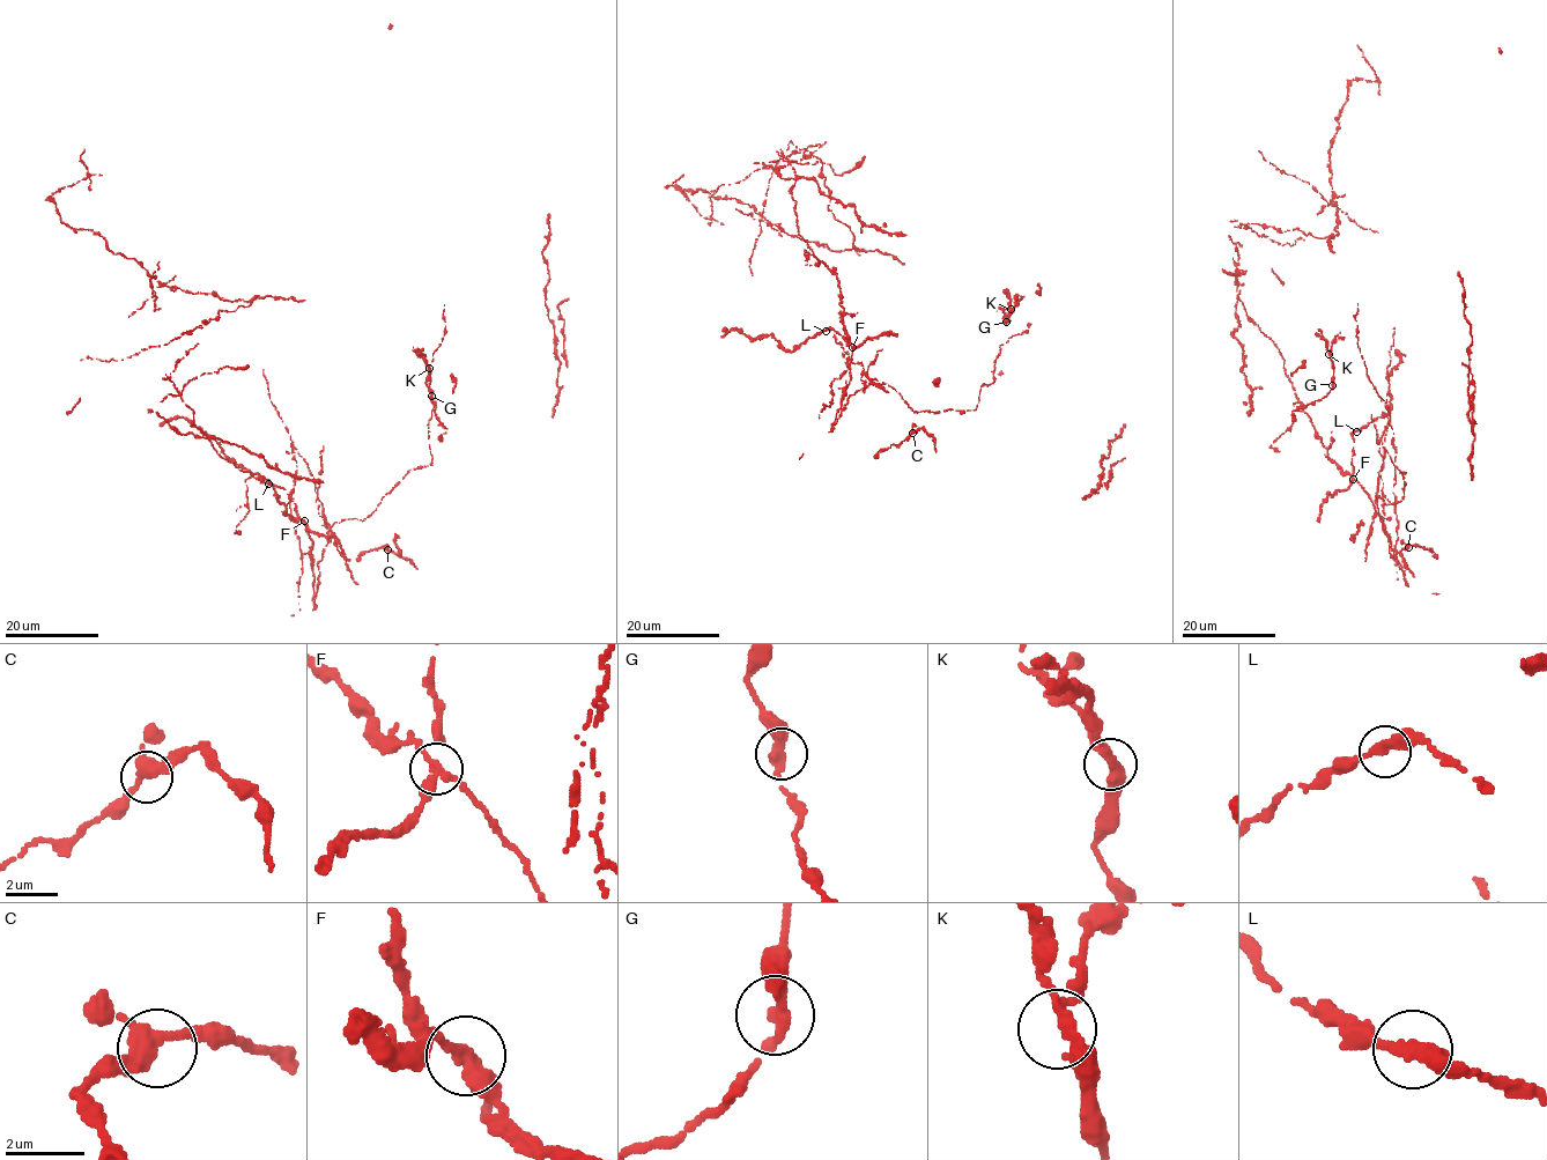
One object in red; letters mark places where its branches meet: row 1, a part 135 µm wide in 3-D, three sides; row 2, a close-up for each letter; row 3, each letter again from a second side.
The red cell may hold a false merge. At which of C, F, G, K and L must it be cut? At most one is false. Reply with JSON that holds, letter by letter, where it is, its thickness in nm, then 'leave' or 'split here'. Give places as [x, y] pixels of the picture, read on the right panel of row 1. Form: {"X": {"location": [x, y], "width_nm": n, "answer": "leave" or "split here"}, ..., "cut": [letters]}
{"C": {"location": [1408, 547], "width_nm": 340, "answer": "leave"}, "F": {"location": [1353, 479], "width_nm": 320, "answer": "split here"}, "G": {"location": [1332, 385], "width_nm": 360, "answer": "leave"}, "K": {"location": [1329, 354], "width_nm": 280, "answer": "leave"}, "L": {"location": [1356, 431], "width_nm": 360, "answer": "leave"}, "cut": ["F"]}

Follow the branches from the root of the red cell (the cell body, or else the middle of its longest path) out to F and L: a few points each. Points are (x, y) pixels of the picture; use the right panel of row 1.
F: (1381, 518), (1364, 488), (1353, 479)
L: (1381, 518), (1351, 474), (1352, 436), (1356, 431)

